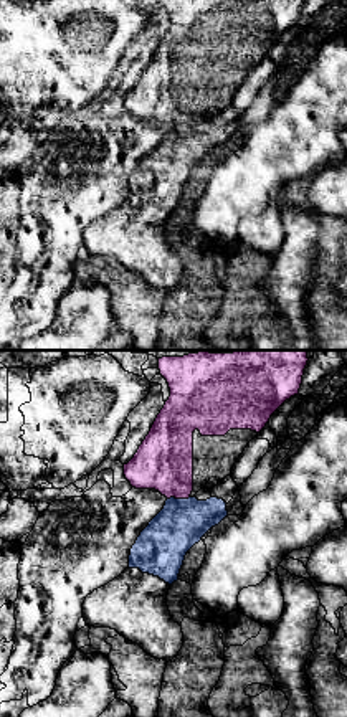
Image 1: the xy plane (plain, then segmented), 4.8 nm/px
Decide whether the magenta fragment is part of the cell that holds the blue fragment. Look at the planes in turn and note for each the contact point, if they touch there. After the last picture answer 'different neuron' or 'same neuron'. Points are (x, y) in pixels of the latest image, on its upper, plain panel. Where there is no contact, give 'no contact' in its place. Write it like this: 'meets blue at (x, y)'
meets blue at (177, 129)

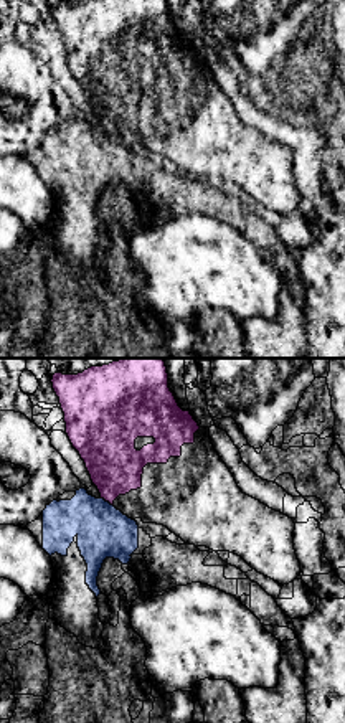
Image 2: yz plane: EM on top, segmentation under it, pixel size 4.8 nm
meets blue at (108, 132)

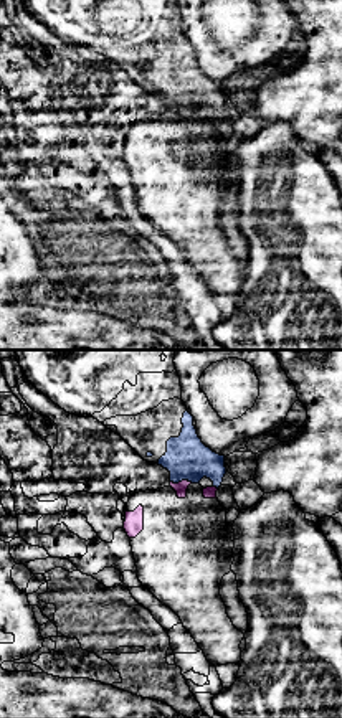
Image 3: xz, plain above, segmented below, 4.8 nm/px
meets blue at (182, 109)

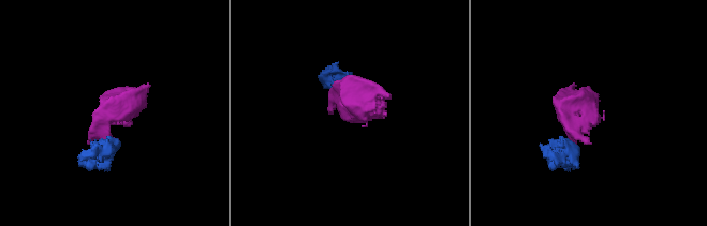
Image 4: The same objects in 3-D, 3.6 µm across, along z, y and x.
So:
different neuron

